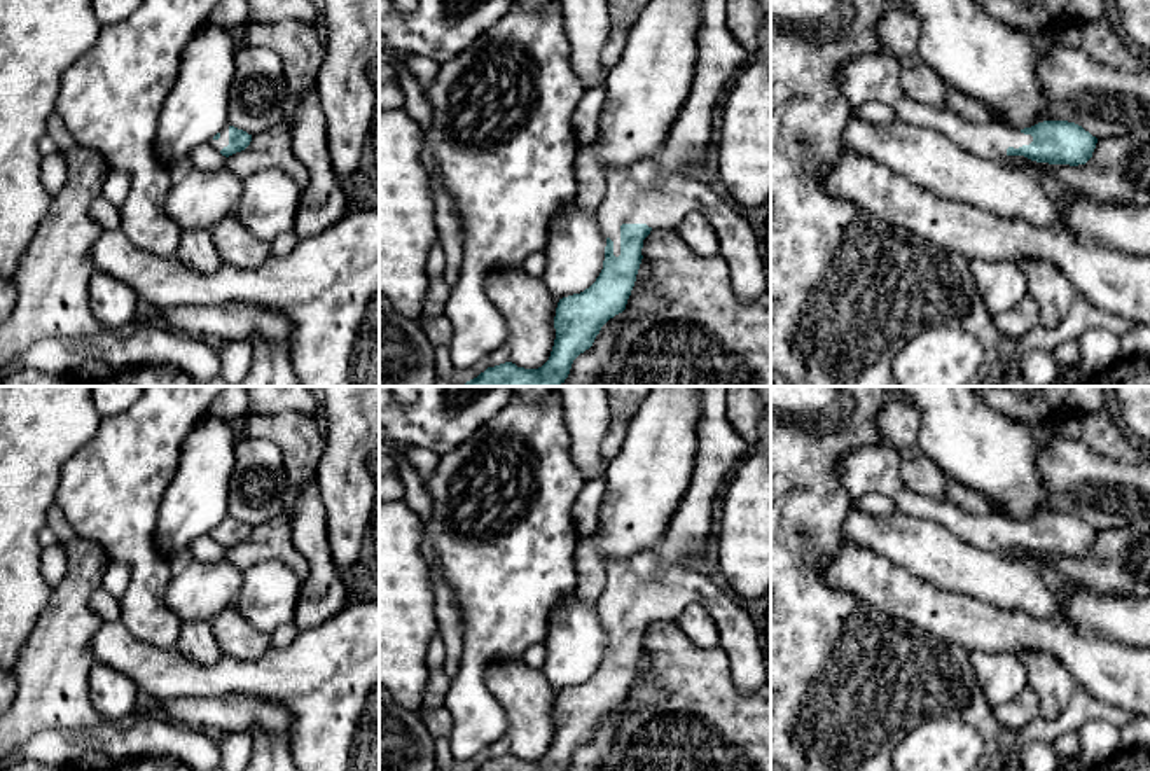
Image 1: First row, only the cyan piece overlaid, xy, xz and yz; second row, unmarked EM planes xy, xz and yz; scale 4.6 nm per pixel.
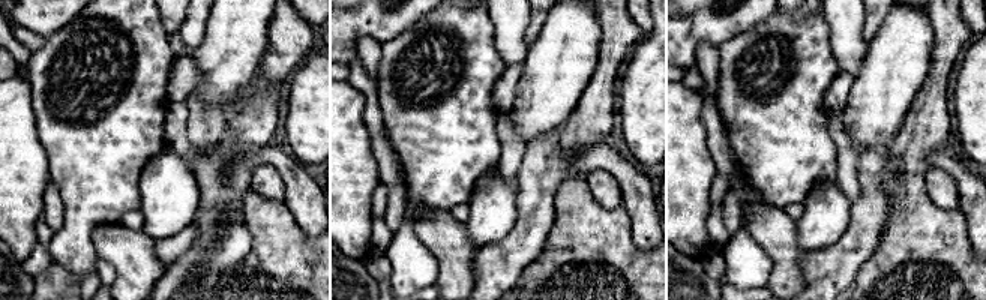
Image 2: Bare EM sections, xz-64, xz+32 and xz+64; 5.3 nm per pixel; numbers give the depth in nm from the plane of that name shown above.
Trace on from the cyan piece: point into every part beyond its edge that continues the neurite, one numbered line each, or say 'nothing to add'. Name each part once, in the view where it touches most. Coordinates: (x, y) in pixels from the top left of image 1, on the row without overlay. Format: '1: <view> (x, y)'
1: xz (640, 584)

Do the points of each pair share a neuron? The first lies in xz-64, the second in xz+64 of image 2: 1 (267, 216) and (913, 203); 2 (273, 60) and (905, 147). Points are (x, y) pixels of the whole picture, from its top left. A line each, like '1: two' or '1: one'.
1: one
2: one

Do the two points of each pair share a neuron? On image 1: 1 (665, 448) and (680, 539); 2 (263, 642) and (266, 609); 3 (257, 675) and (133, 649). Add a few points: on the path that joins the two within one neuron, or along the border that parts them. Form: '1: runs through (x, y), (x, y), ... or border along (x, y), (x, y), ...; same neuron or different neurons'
1: border along (691, 474), (685, 495), (666, 532), (652, 548); different neurons
2: border along (235, 605), (254, 626), (268, 635); different neurons
3: runs through (226, 677), (165, 675); same neuron

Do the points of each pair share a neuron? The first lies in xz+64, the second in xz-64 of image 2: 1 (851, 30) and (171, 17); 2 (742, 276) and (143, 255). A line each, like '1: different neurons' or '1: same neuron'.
1: same neuron
2: different neurons

